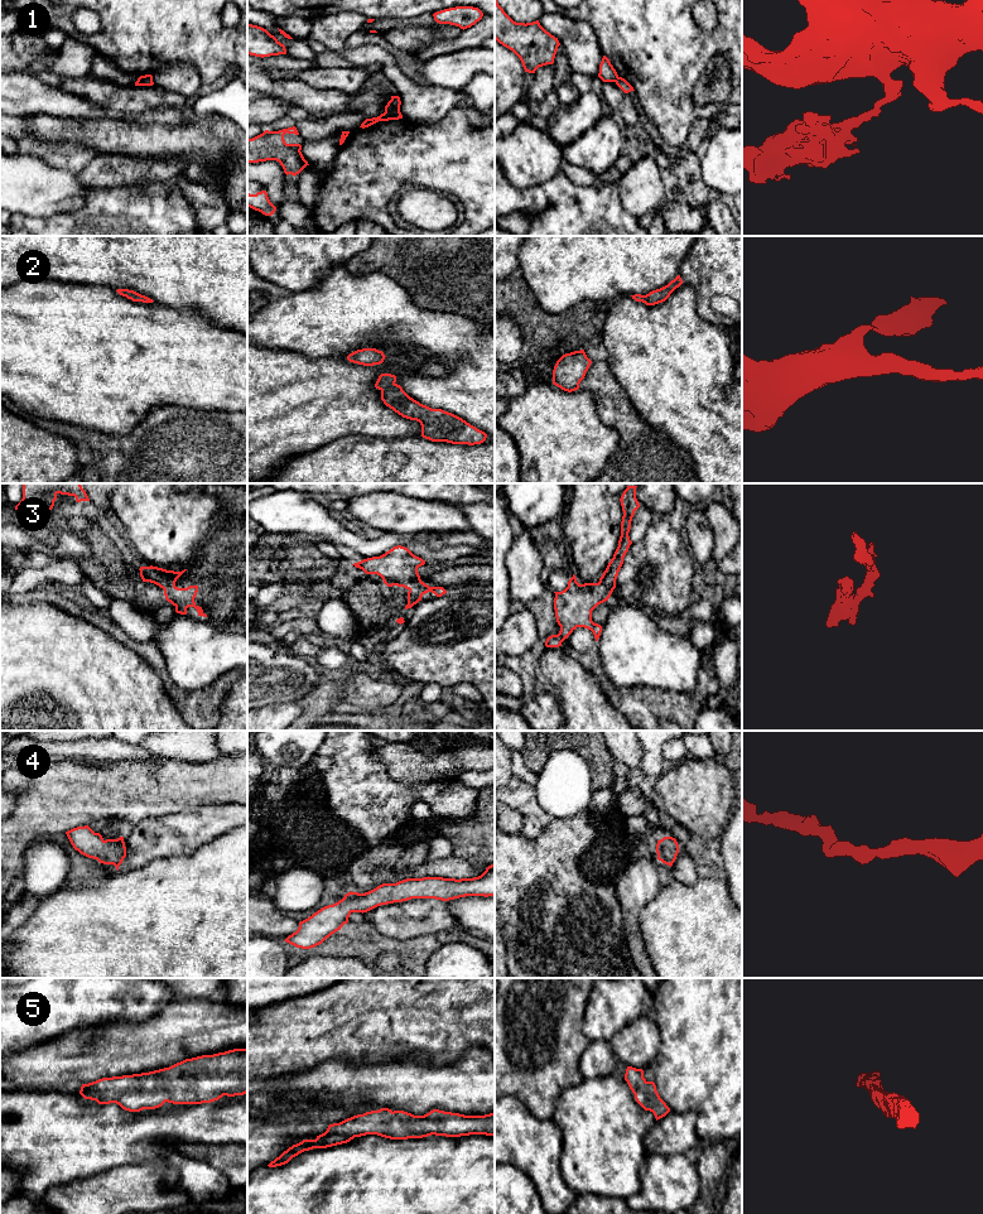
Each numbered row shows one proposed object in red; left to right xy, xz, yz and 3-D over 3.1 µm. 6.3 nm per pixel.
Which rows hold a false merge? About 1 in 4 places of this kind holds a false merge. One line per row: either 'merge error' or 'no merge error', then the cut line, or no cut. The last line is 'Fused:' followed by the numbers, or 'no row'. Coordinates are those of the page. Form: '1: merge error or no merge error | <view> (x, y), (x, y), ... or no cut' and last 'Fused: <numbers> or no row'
1: merge error | xz (385, 110), (399, 111)
2: no merge error | no cut
3: no merge error | no cut
4: no merge error | no cut
5: no merge error | no cut
Fused: 1

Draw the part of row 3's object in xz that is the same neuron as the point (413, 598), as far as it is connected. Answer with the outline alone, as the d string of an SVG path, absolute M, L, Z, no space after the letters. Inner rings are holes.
M397 545L380 557L367 558L352 565L362 569L366 574L380 575L387 587L406 588L409 592L405 610L408 610L421 601L428 592L437 597L447 593L443 587L429 587L420 579L418 568L424 564L425 560L414 555L408 548Z

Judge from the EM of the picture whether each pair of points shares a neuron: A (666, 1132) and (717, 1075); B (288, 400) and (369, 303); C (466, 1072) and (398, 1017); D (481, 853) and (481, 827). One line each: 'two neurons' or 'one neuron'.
A: two neurons
B: two neurons
C: two neurons
D: one neuron

